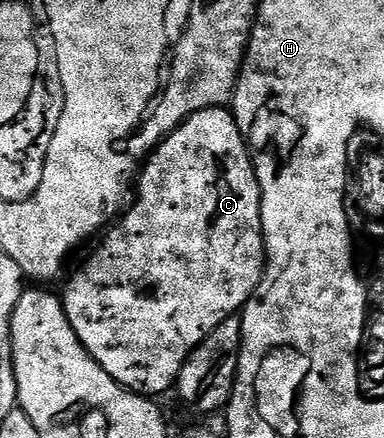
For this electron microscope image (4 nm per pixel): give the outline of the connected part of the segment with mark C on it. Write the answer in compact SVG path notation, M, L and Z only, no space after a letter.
M223 107L197 112L194 116L189 116L172 135L162 140L140 169L135 180L135 195L132 200L120 217L121 224L114 223L100 237L102 240L97 252L91 253L89 260L83 261L81 269L66 282L63 303L69 325L73 327L79 342L89 351L93 361L103 370L107 370L107 374L111 374L115 382L119 382L130 392L139 392L142 396L157 398L160 392L165 392L168 388L170 391L176 385L177 375L181 373L181 368L187 362L189 355L227 317L236 316L244 309L253 297L253 293L257 291L261 275L265 270L265 239L261 233L261 187L253 169L253 157L249 154L249 145L245 143L245 135L241 133L232 111L228 107Z

